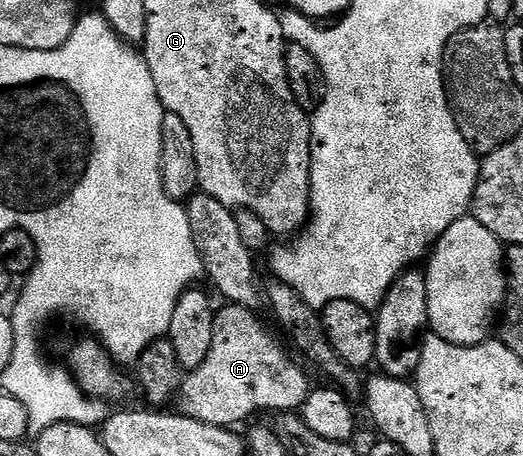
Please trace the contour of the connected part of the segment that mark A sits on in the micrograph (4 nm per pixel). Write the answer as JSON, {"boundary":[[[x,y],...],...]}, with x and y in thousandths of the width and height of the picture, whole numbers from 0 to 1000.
{"boundary":[[[438,664],[415,682],[403,774],[396,774],[396,792],[380,809],[356,820],[342,868],[344,908],[396,932],[446,941],[489,901],[560,906],[583,886],[595,855],[589,827],[484,689],[455,664]]]}

